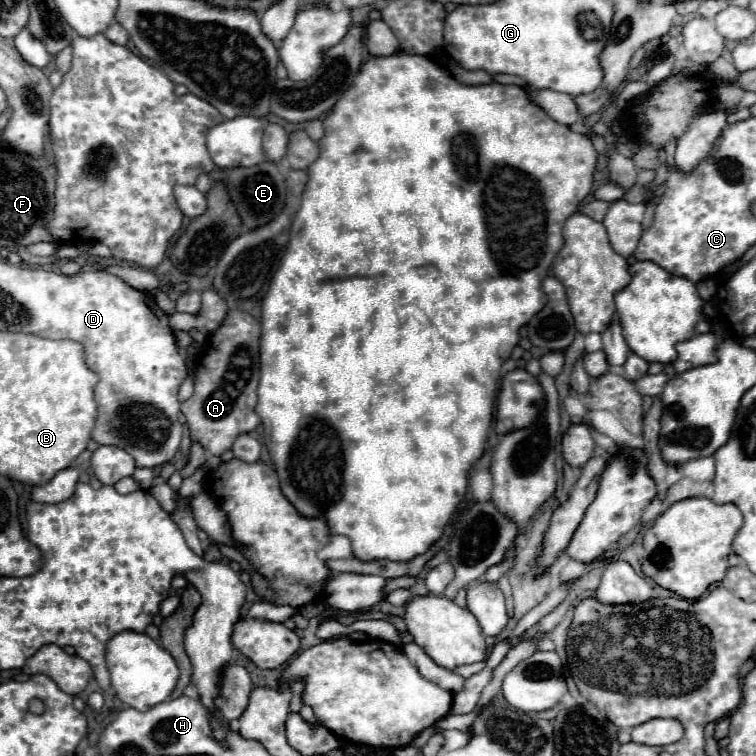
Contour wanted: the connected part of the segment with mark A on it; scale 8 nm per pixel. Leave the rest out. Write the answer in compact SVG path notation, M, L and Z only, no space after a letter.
M229 310L221 328L209 338L205 354L195 370L195 394L181 404L181 412L191 432L191 440L203 444L213 456L231 450L235 438L253 432L259 424L255 414L259 386L259 336L261 324L247 312Z

